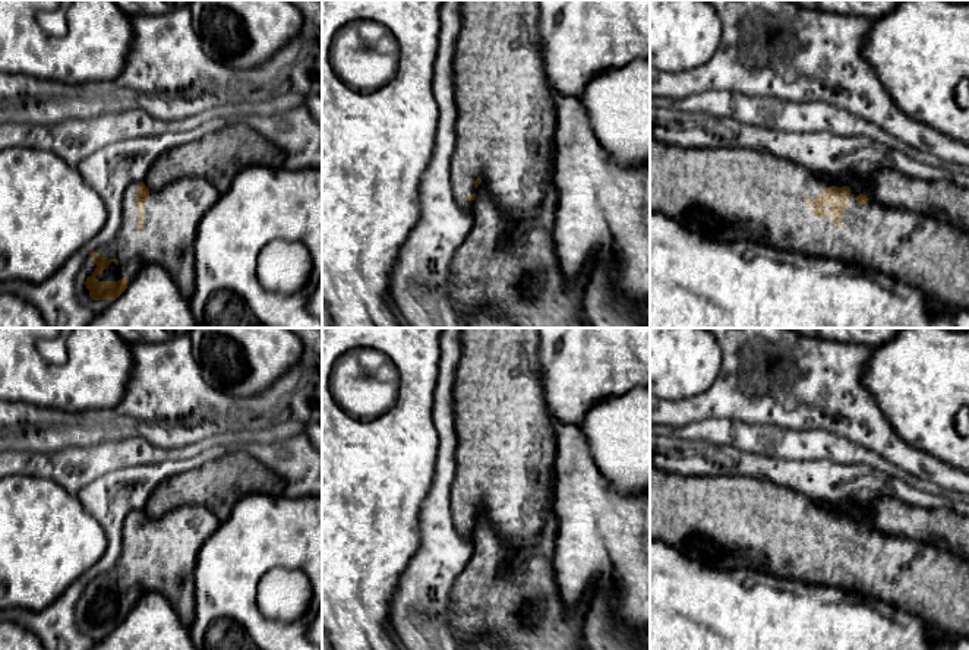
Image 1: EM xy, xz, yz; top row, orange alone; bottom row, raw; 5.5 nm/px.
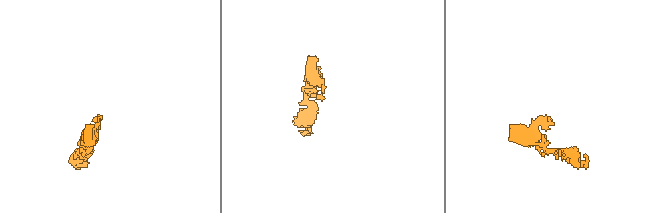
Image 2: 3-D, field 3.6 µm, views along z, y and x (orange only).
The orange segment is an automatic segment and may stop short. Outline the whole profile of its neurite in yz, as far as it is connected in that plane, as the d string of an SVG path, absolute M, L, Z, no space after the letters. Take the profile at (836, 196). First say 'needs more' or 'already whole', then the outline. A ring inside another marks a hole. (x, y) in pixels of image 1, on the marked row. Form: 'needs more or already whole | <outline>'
needs more | M650 139L650 212L667 217L681 224L688 231L692 231L701 237L716 242L736 242L748 240L758 244L770 246L779 250L789 250L814 258L828 258L845 264L855 264L861 268L871 268L893 278L897 278L915 290L924 293L928 299L937 302L940 306L950 312L969 310L969 236L960 230L956 230L946 223L912 212L903 208L896 208L883 203L874 196L864 195L853 190L849 186L833 183L827 179L821 179L809 168L795 164L789 160L771 157L763 151L748 151L744 148L691 148L672 145L657 139Z

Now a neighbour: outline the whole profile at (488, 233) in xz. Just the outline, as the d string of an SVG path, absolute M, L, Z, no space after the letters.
M552 177L546 183L542 205L528 227L515 236L506 230L506 218L495 205L489 192L480 186L473 201L473 227L452 262L449 297L463 312L492 309L512 321L518 328L588 328L584 322L584 294L591 271L583 271L574 281L566 281L553 250L553 228L558 195Z

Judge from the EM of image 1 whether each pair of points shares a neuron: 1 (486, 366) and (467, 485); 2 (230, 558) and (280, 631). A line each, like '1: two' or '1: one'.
1: one
2: one

